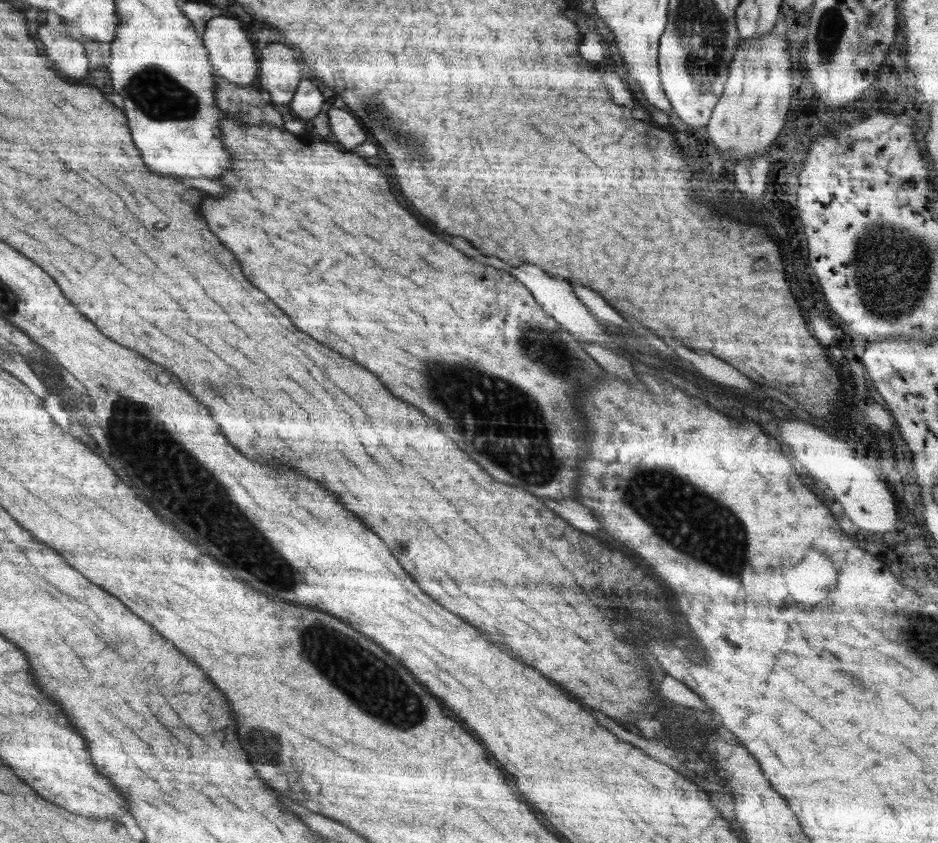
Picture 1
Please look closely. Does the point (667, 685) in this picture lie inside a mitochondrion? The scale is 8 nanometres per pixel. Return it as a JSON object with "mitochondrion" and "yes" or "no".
{"mitochondrion":"no"}

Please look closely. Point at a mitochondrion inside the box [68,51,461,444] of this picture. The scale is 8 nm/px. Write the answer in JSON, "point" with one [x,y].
{"point":[156,94]}

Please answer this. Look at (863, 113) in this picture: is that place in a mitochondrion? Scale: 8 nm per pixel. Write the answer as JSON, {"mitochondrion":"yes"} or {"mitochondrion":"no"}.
{"mitochondrion":"no"}

